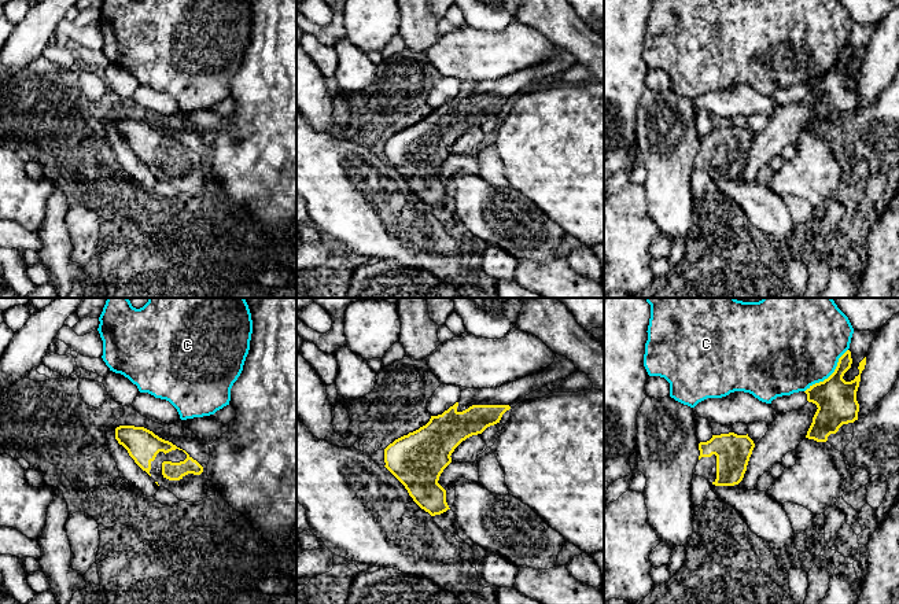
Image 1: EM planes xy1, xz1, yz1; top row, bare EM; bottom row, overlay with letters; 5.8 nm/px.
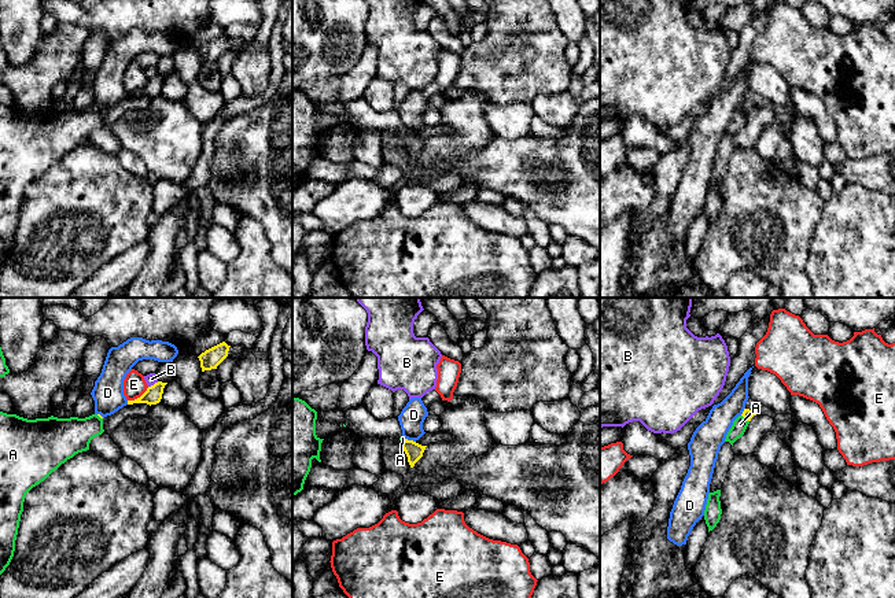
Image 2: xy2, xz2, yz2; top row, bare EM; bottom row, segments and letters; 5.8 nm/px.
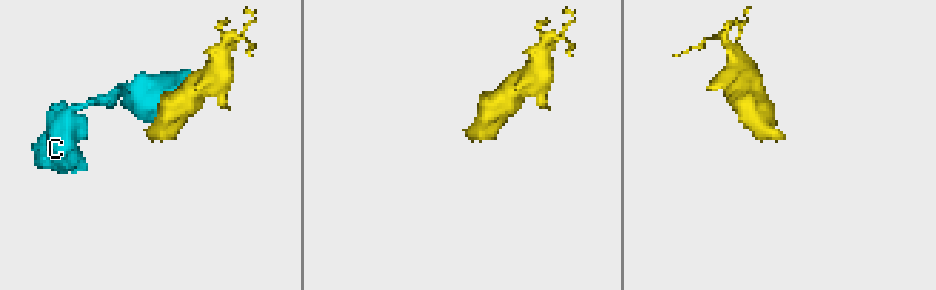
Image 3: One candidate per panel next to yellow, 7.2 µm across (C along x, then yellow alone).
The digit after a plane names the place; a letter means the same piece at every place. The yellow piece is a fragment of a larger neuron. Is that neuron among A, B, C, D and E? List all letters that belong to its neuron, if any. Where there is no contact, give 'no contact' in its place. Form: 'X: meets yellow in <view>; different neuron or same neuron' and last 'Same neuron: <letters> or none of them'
A: meets yellow in yz2; different neuron
B: meets yellow in xy2; different neuron
C: meets yellow in yz1; different neuron
D: meets yellow in xz2; different neuron
E: meets yellow in xy2; different neuron
Same neuron: none of them

